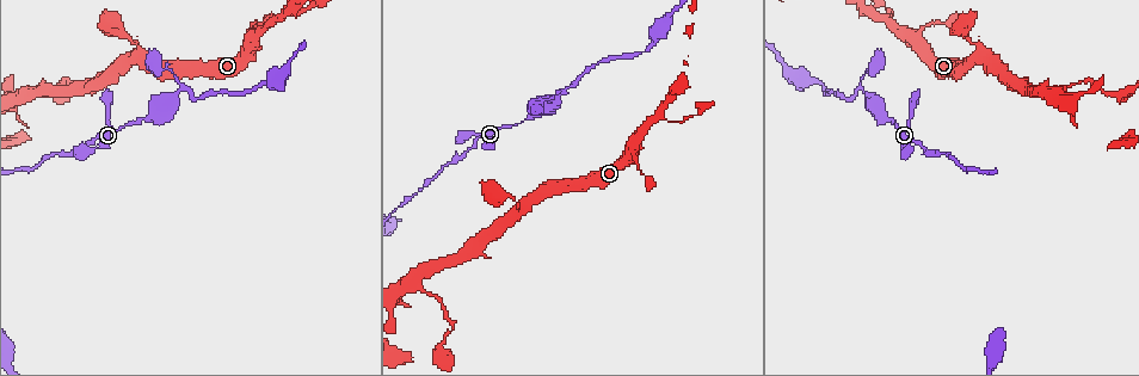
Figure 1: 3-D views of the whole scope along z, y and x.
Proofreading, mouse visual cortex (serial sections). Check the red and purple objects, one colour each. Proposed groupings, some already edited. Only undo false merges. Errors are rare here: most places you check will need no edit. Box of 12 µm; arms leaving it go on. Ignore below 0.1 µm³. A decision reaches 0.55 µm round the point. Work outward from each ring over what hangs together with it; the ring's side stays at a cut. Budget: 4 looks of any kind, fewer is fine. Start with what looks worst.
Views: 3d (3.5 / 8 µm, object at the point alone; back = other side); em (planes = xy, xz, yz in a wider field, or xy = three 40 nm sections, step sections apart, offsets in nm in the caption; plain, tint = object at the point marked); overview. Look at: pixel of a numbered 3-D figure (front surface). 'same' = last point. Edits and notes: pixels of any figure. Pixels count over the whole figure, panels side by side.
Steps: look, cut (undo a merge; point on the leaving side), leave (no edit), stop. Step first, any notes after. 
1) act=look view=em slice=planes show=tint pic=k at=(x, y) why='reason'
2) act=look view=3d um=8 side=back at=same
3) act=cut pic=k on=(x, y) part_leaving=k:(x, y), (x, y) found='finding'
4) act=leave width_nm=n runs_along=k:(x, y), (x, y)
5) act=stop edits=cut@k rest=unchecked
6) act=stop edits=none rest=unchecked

act=look view=3d um=3.5 pic=1 at=(565, 91) why='three-way junction'

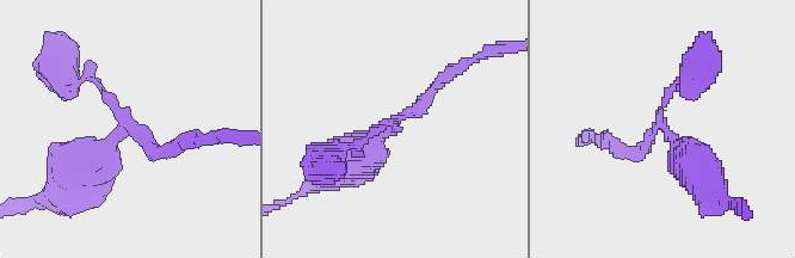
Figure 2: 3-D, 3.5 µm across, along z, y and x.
act=look view=em slice=xy step=1 show=tint pic=2 at=(124, 128) arms=3 arm_widths_nm=100,150,500

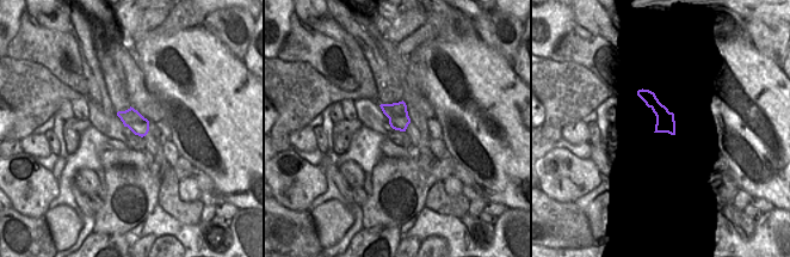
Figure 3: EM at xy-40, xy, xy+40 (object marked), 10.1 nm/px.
act=leave found='continuous, no second cell'

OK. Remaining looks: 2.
act=look view=3d um=3.5 side=back pic=1 at=(886, 22) why='two arms in line, one across'

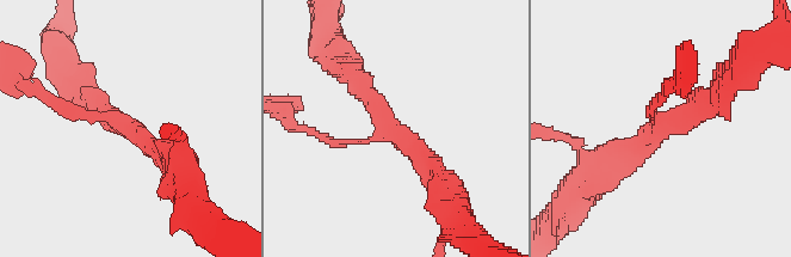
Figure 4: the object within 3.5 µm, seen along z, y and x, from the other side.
act=leave runs_along=4:(439, 177), (384, 122), (347, 69) found='continuous, no second cell'

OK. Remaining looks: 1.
act=stop edits=none rest=unchecked

